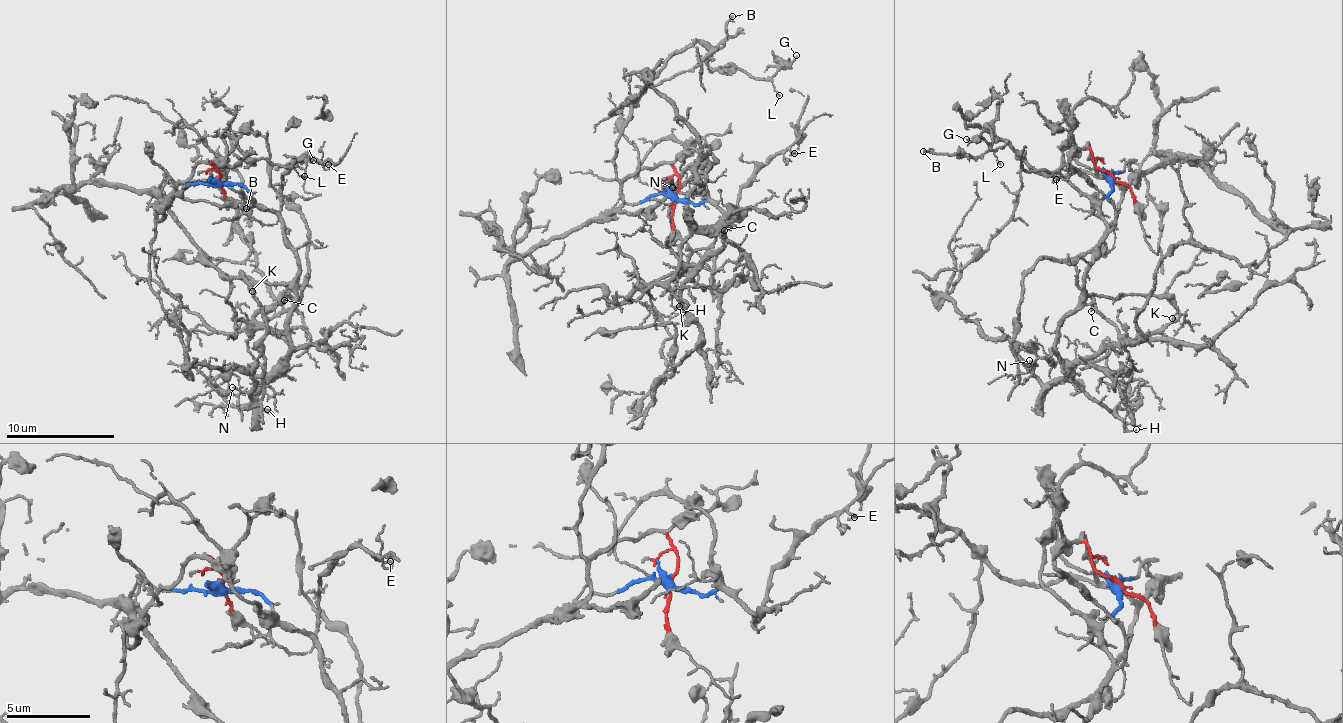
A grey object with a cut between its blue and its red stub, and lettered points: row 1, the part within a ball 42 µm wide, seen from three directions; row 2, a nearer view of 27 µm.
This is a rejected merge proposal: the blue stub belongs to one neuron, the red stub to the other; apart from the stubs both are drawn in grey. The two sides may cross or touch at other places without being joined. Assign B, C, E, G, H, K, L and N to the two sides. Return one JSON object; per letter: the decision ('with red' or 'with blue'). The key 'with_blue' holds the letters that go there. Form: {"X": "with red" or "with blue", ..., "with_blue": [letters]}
{"B": "with red", "C": "with blue", "E": "with blue", "G": "with red", "H": "with blue", "K": "with blue", "L": "with red", "N": "with blue", "with_blue": ["C", "E", "H", "K", "N"]}

